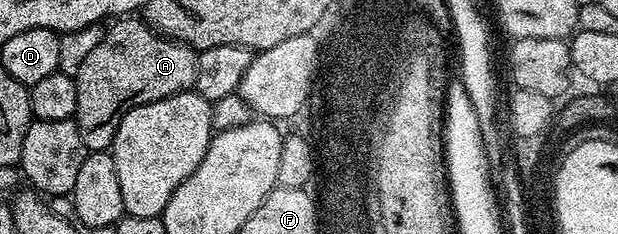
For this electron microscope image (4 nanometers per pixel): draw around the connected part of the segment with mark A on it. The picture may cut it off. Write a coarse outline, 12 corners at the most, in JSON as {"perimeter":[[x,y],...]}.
{"perimeter":[[142,17],[106,27],[73,76],[88,151],[133,108],[190,91],[198,53]]}

